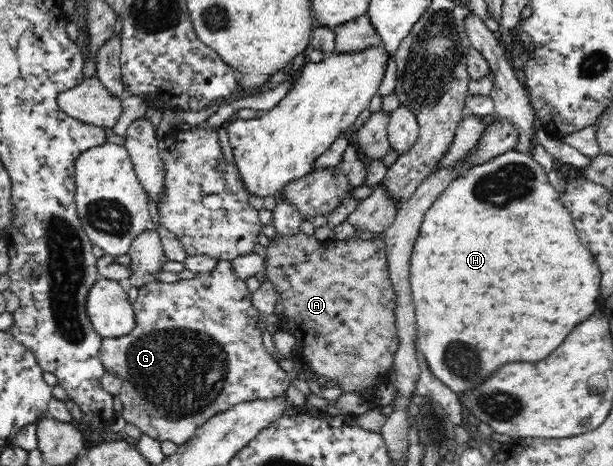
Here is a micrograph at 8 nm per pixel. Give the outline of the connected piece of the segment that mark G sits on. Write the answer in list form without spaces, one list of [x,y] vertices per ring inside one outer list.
[[[217,261],[217,266],[211,271],[200,273],[191,280],[178,280],[172,283],[159,281],[149,281],[149,284],[139,289],[137,301],[133,304],[136,317],[136,328],[119,339],[105,339],[101,343],[101,363],[105,365],[105,370],[117,373],[123,379],[121,391],[118,393],[123,401],[122,415],[127,422],[132,422],[137,426],[142,434],[147,434],[159,441],[173,440],[175,444],[185,444],[199,430],[209,418],[216,414],[230,410],[233,406],[241,402],[253,402],[259,398],[275,398],[285,394],[291,386],[291,377],[285,371],[279,361],[267,352],[263,345],[262,335],[265,319],[263,313],[255,307],[253,293],[249,292],[246,280],[240,278],[234,270],[231,261]]]

